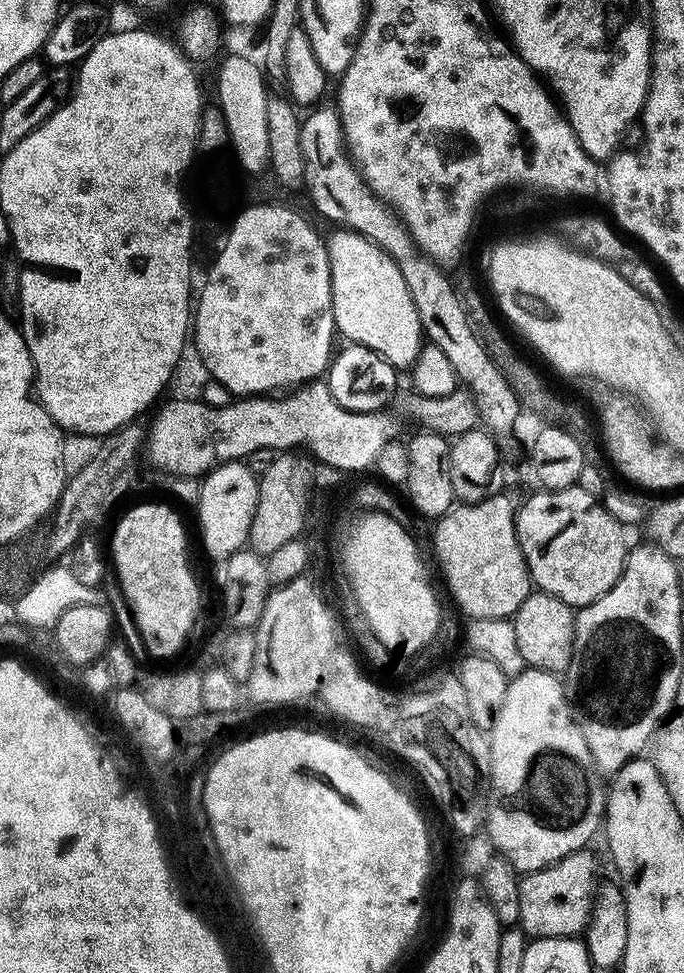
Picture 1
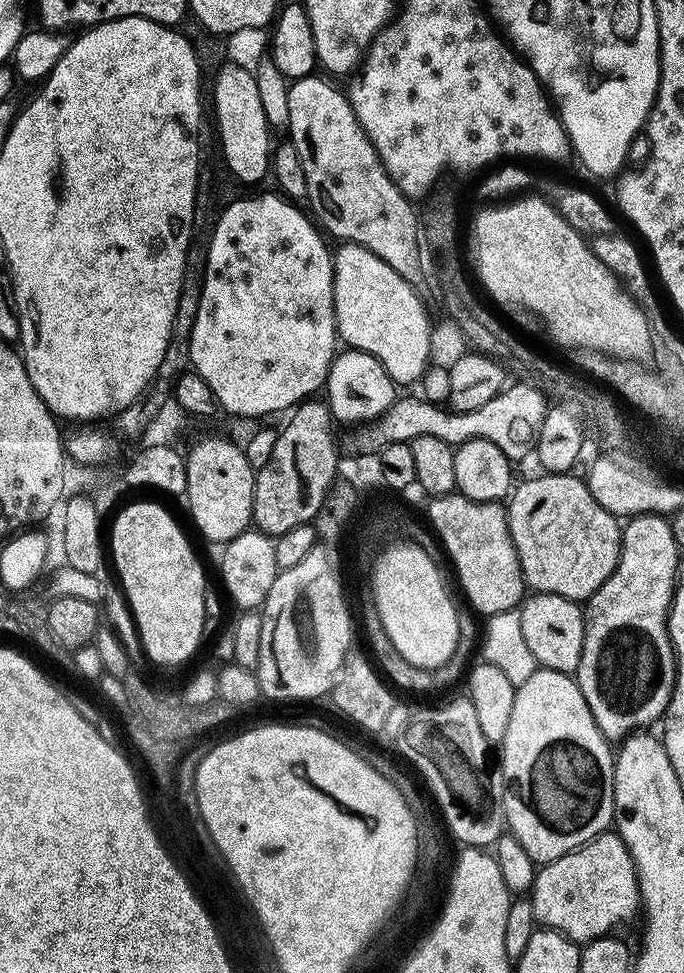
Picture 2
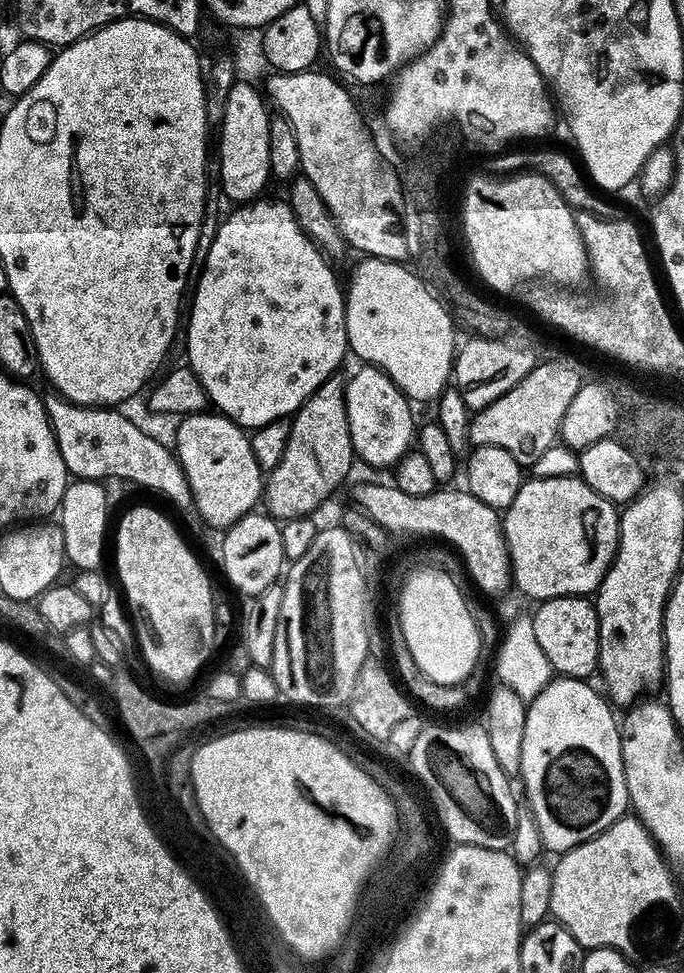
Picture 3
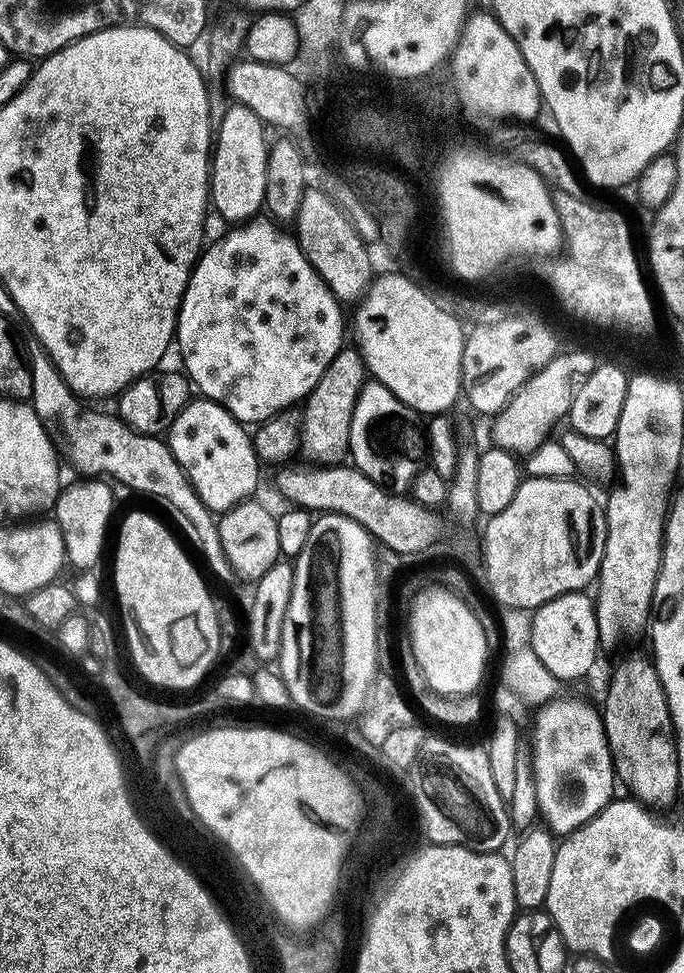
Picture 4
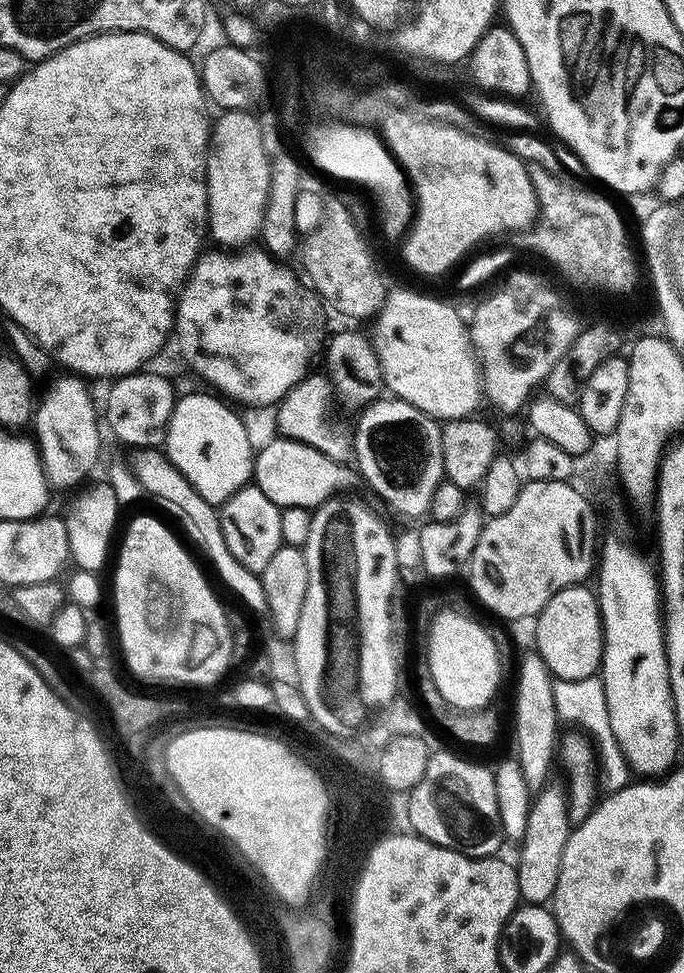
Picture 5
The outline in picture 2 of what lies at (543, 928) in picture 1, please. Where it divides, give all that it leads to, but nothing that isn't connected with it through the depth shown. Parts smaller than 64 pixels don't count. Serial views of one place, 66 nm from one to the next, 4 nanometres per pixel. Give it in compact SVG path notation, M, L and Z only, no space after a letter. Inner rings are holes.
M605 834L591 840L577 852L571 852L553 864L543 865L536 873L536 881L530 891L532 909L536 915L537 925L554 932L563 932L573 944L583 946L600 940L603 936L615 933L616 928L623 926L642 912L640 899L640 879L636 877L636 864L632 855L618 834Z

